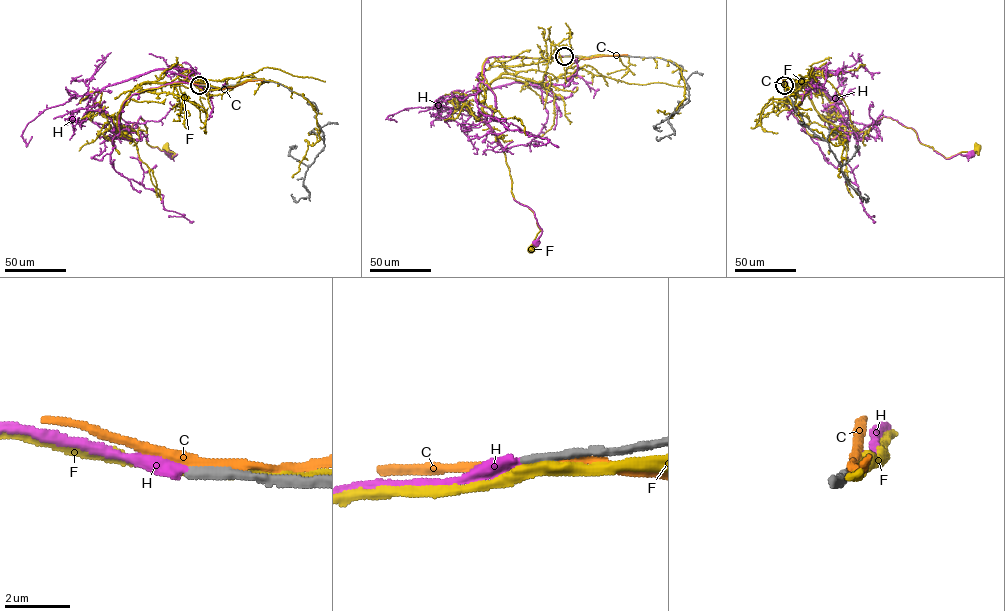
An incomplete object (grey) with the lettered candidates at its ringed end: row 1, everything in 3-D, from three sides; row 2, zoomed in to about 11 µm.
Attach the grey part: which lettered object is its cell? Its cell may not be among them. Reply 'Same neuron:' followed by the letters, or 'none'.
Same neuron: H

